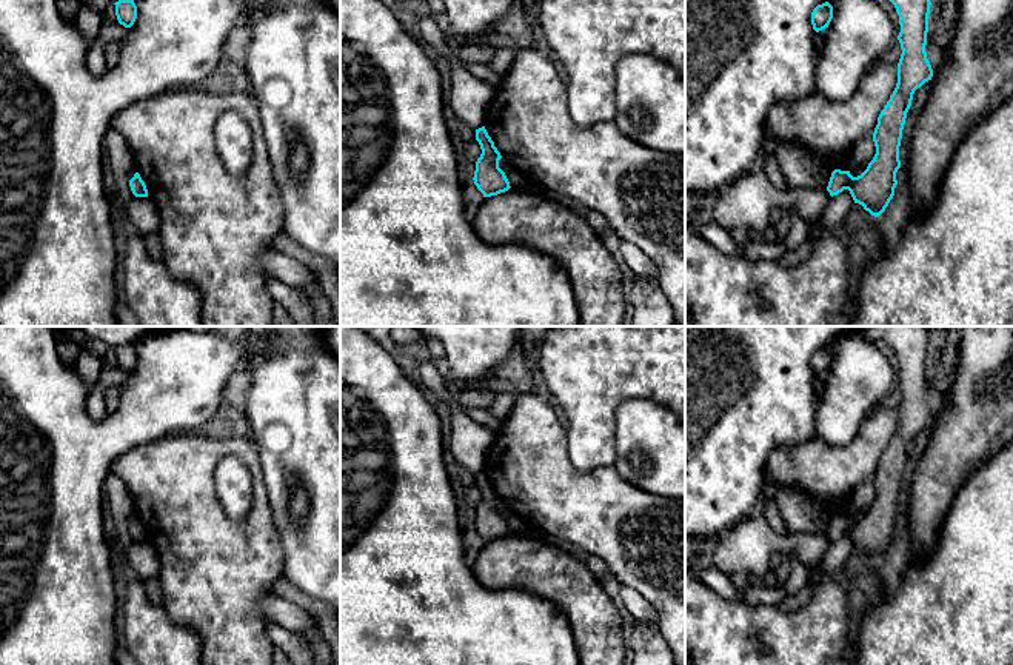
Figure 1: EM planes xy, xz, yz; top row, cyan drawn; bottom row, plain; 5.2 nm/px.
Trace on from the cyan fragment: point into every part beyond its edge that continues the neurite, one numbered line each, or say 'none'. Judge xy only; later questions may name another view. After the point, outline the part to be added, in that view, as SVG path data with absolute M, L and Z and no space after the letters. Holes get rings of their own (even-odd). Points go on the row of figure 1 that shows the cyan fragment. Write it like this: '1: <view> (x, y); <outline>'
none

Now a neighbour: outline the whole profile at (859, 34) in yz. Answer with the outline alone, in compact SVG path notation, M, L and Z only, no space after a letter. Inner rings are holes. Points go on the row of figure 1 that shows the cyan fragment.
M828 0L833 18L816 63L816 92L848 100L861 77L898 43L887 11L878 0Z

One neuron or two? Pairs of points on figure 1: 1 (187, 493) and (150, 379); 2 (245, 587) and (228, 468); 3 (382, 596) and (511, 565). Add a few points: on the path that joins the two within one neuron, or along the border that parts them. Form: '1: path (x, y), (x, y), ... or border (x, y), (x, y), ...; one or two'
1: border (171, 433), (134, 447); two
2: border (214, 491), (230, 517), (242, 521), (250, 513); two
3: border (470, 568), (485, 588), (508, 588); two

